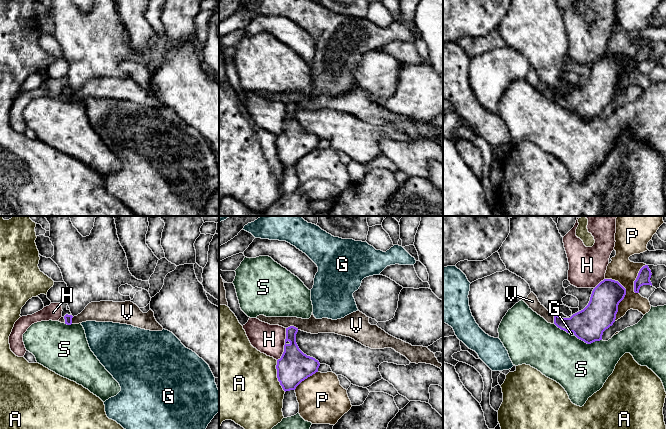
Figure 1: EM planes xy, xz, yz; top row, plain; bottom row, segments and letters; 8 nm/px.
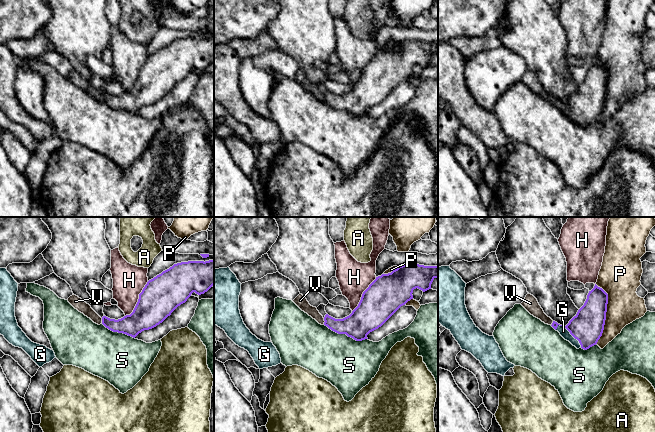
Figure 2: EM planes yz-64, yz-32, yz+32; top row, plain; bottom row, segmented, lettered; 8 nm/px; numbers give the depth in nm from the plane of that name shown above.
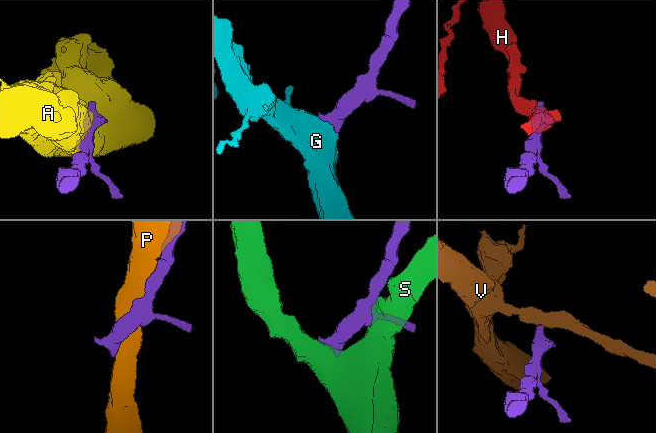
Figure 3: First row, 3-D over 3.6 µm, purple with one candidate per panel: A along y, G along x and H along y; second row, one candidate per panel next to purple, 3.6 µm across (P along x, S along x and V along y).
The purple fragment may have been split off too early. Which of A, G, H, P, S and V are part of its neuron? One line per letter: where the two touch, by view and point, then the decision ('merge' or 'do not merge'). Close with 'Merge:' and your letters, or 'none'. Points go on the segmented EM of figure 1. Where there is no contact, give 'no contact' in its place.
A: contact xz (277, 376); do not merge
G: contact yz (572, 331); merge
H: contact xz (285, 344); do not merge
P: contact yz (625, 294); do not merge
S: contact yz (588, 343); do not merge
V: contact xz (292, 326); do not merge
Merge: G

